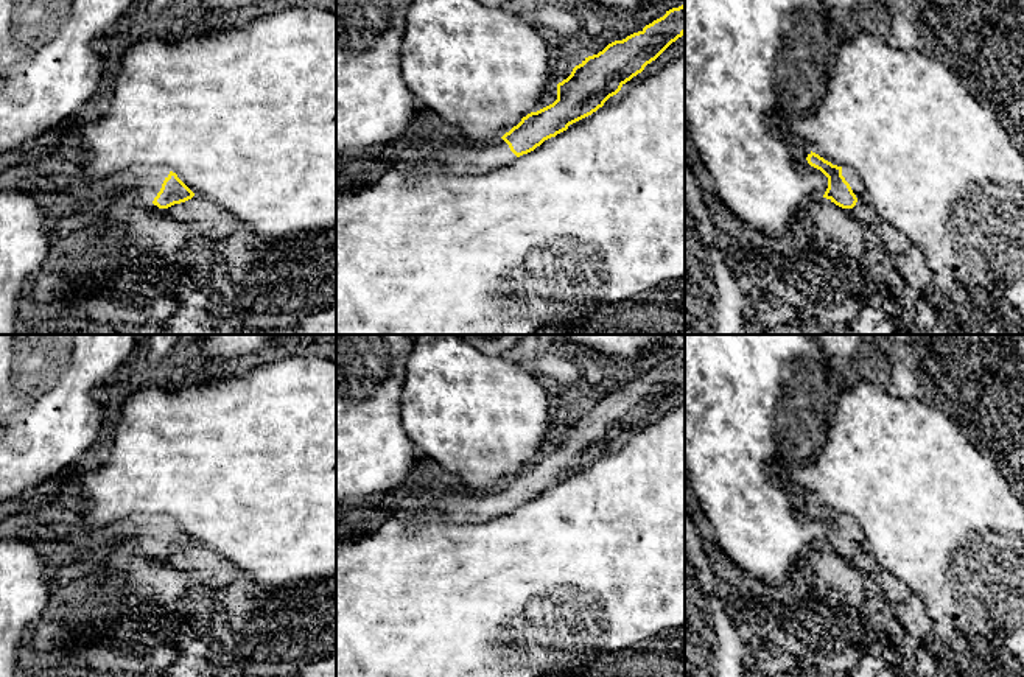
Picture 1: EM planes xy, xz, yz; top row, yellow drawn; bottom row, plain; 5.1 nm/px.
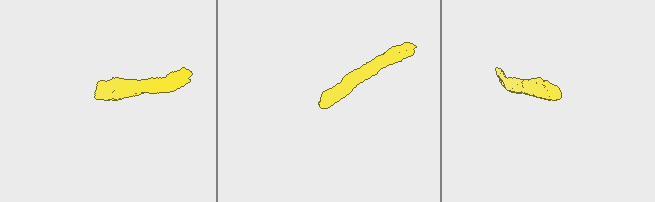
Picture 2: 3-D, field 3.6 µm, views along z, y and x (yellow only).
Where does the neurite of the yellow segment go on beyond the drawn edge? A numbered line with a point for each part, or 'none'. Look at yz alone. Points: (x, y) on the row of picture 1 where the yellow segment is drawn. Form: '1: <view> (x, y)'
1: yz (850, 175)

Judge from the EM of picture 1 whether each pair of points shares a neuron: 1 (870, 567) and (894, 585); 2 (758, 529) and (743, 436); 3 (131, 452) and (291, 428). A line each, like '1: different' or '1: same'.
1: same
2: same
3: same

